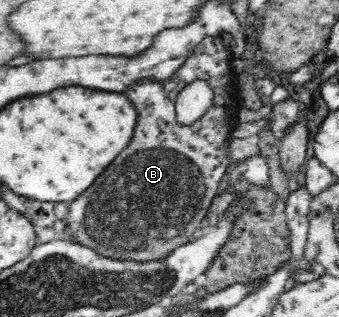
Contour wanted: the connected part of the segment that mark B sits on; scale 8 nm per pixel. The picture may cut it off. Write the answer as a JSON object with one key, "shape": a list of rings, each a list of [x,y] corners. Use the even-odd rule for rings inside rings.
{"shape":[[[221,35],[206,36],[188,55],[188,58],[165,80],[144,77],[128,85],[126,92],[132,96],[138,111],[138,126],[132,144],[124,148],[118,158],[84,190],[68,208],[66,235],[68,240],[93,250],[102,258],[127,260],[128,262],[150,262],[163,260],[172,250],[191,240],[200,222],[208,214],[208,207],[214,196],[220,193],[220,180],[224,178],[232,158],[230,141],[236,128],[238,112],[243,109],[242,95],[232,85],[233,70],[230,62],[234,59],[229,43]],[[203,80],[214,92],[213,106],[194,124],[184,126],[175,118],[175,101],[185,86]]]}

